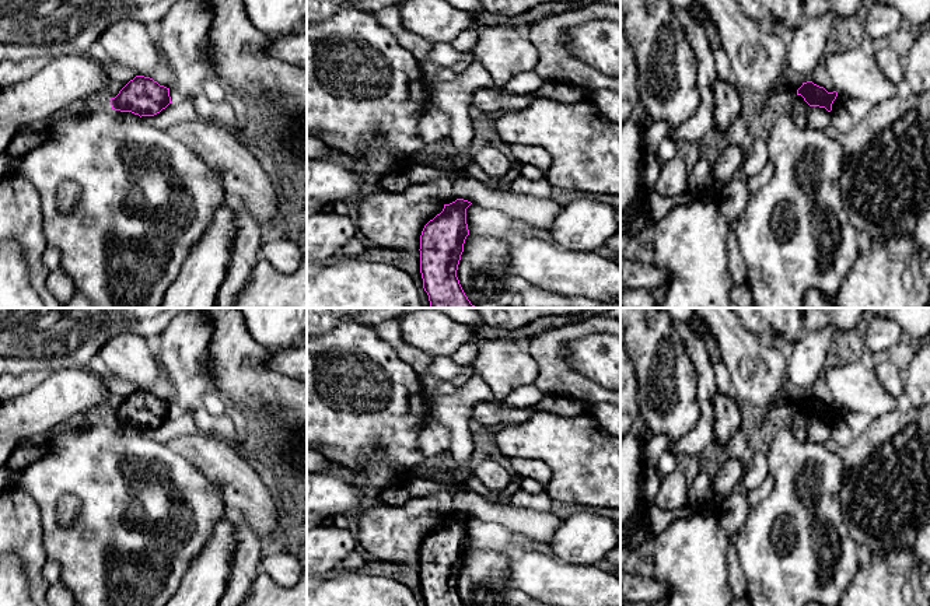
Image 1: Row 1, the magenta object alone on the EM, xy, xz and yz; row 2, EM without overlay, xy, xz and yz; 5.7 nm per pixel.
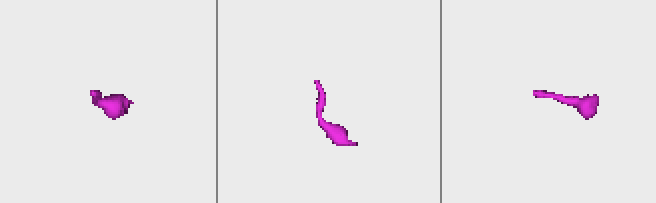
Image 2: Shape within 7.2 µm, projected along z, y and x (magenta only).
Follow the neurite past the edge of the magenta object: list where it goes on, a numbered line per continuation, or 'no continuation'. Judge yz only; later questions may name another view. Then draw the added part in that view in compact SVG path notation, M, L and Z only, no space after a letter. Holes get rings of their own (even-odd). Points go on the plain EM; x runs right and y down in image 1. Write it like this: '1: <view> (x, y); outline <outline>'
no continuation

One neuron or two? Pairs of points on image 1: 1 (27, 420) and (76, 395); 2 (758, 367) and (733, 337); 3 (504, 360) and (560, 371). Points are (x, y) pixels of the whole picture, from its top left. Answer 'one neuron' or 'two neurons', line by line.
1: one neuron
2: one neuron
3: two neurons

